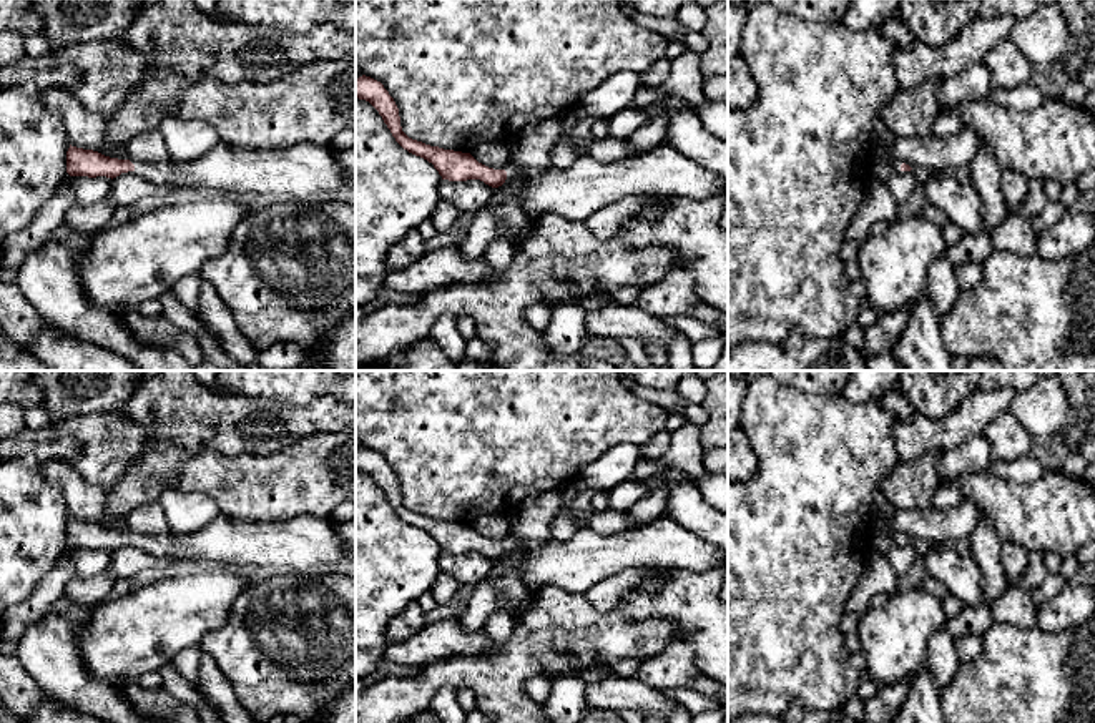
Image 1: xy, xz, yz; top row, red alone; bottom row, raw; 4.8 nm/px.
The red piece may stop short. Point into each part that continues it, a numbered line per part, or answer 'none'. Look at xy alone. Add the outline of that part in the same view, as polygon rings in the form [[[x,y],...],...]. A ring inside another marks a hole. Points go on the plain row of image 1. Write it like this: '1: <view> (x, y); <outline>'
1: xy (306, 544); [[[219,514],[208,525],[189,534],[135,537],[135,545],[153,557],[176,562],[209,560],[228,565],[258,565],[276,573],[329,570],[344,558],[354,558],[327,519],[301,515],[284,522],[253,522]]]

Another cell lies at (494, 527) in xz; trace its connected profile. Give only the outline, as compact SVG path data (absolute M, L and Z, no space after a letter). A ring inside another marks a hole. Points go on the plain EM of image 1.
M484 515L480 517L472 529L493 542L507 542L512 527L512 517L507 515Z

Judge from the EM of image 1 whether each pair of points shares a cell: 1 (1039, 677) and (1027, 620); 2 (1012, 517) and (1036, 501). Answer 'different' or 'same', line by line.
1: different
2: same

